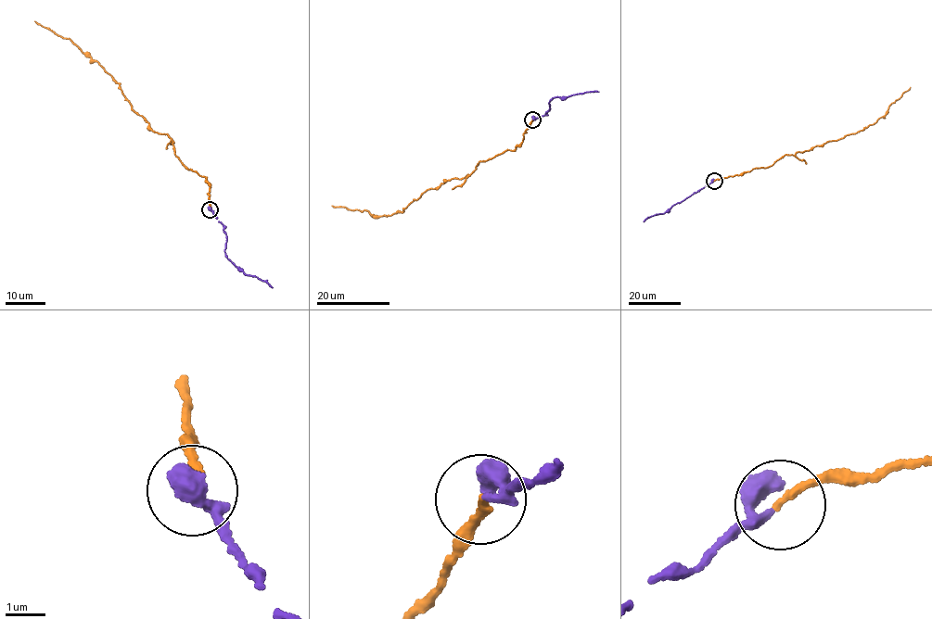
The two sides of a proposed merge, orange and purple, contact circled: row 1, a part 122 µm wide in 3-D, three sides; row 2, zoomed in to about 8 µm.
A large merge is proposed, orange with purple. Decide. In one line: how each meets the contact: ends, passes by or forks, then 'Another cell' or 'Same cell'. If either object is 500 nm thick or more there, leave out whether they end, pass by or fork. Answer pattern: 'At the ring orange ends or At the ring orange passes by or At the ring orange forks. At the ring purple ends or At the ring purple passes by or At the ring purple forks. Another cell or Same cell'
At the ring orange ends. At the ring purple passes by. Same cell

